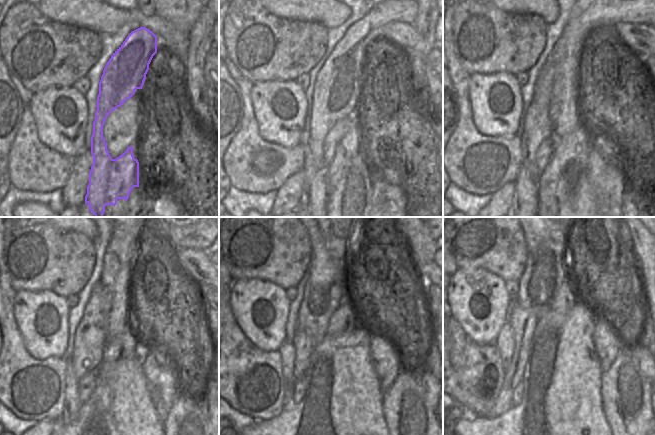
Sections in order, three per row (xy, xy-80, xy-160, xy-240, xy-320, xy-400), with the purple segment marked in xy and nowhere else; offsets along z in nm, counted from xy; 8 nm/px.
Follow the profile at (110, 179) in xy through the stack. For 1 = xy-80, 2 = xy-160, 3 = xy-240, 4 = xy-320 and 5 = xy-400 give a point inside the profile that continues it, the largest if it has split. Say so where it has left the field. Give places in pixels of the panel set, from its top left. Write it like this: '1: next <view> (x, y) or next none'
1: next xy-80 (336, 95)
2: next xy-160 (558, 83)
3: next xy-240 (116, 274)
4: next xy-320 (337, 253)
5: next xy-400 (565, 249)

